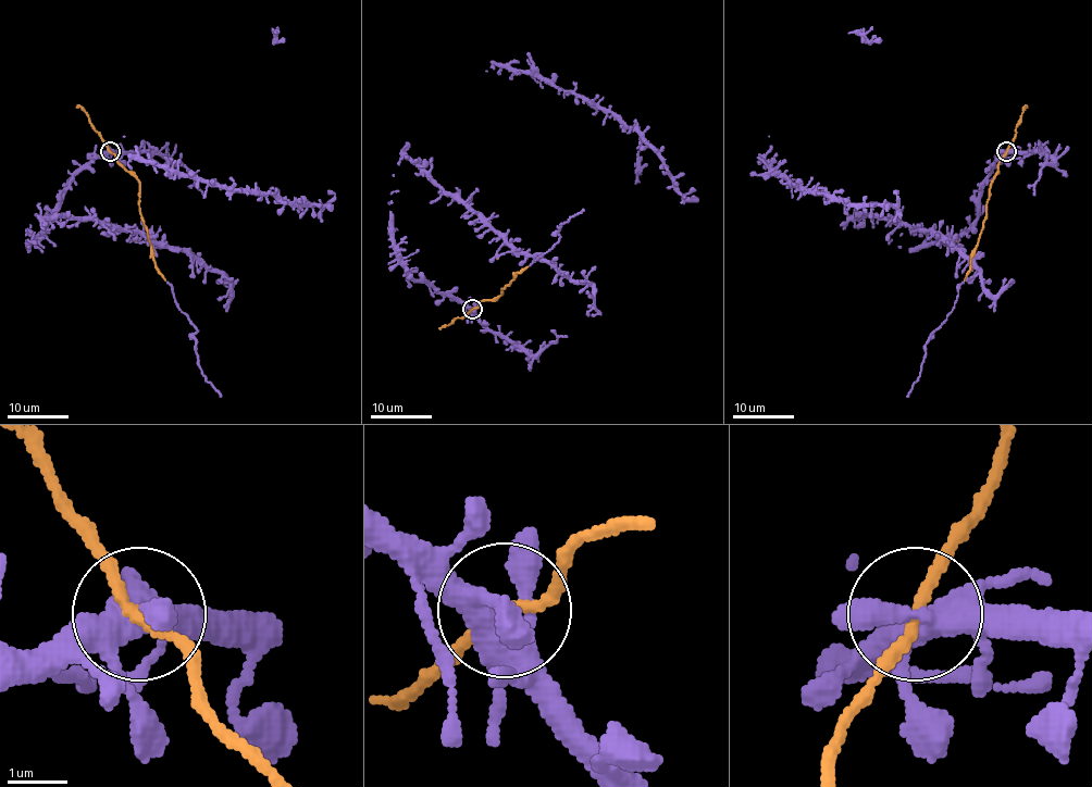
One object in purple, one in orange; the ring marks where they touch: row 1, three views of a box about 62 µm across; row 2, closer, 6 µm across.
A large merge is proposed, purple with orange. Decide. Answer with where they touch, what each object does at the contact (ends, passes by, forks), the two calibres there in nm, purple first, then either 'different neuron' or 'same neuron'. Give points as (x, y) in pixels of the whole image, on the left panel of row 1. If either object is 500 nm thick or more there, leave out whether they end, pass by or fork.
(110, 151) | purple forks | orange passes by | 440/170 nm | same neuron

